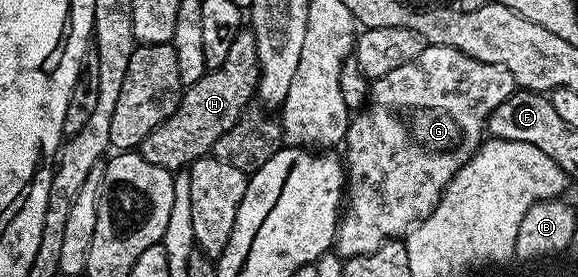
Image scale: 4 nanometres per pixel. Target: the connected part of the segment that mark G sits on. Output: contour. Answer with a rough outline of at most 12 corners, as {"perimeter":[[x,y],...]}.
{"perimeter":[[426,45],[345,134],[336,254],[404,236],[513,74]]}

